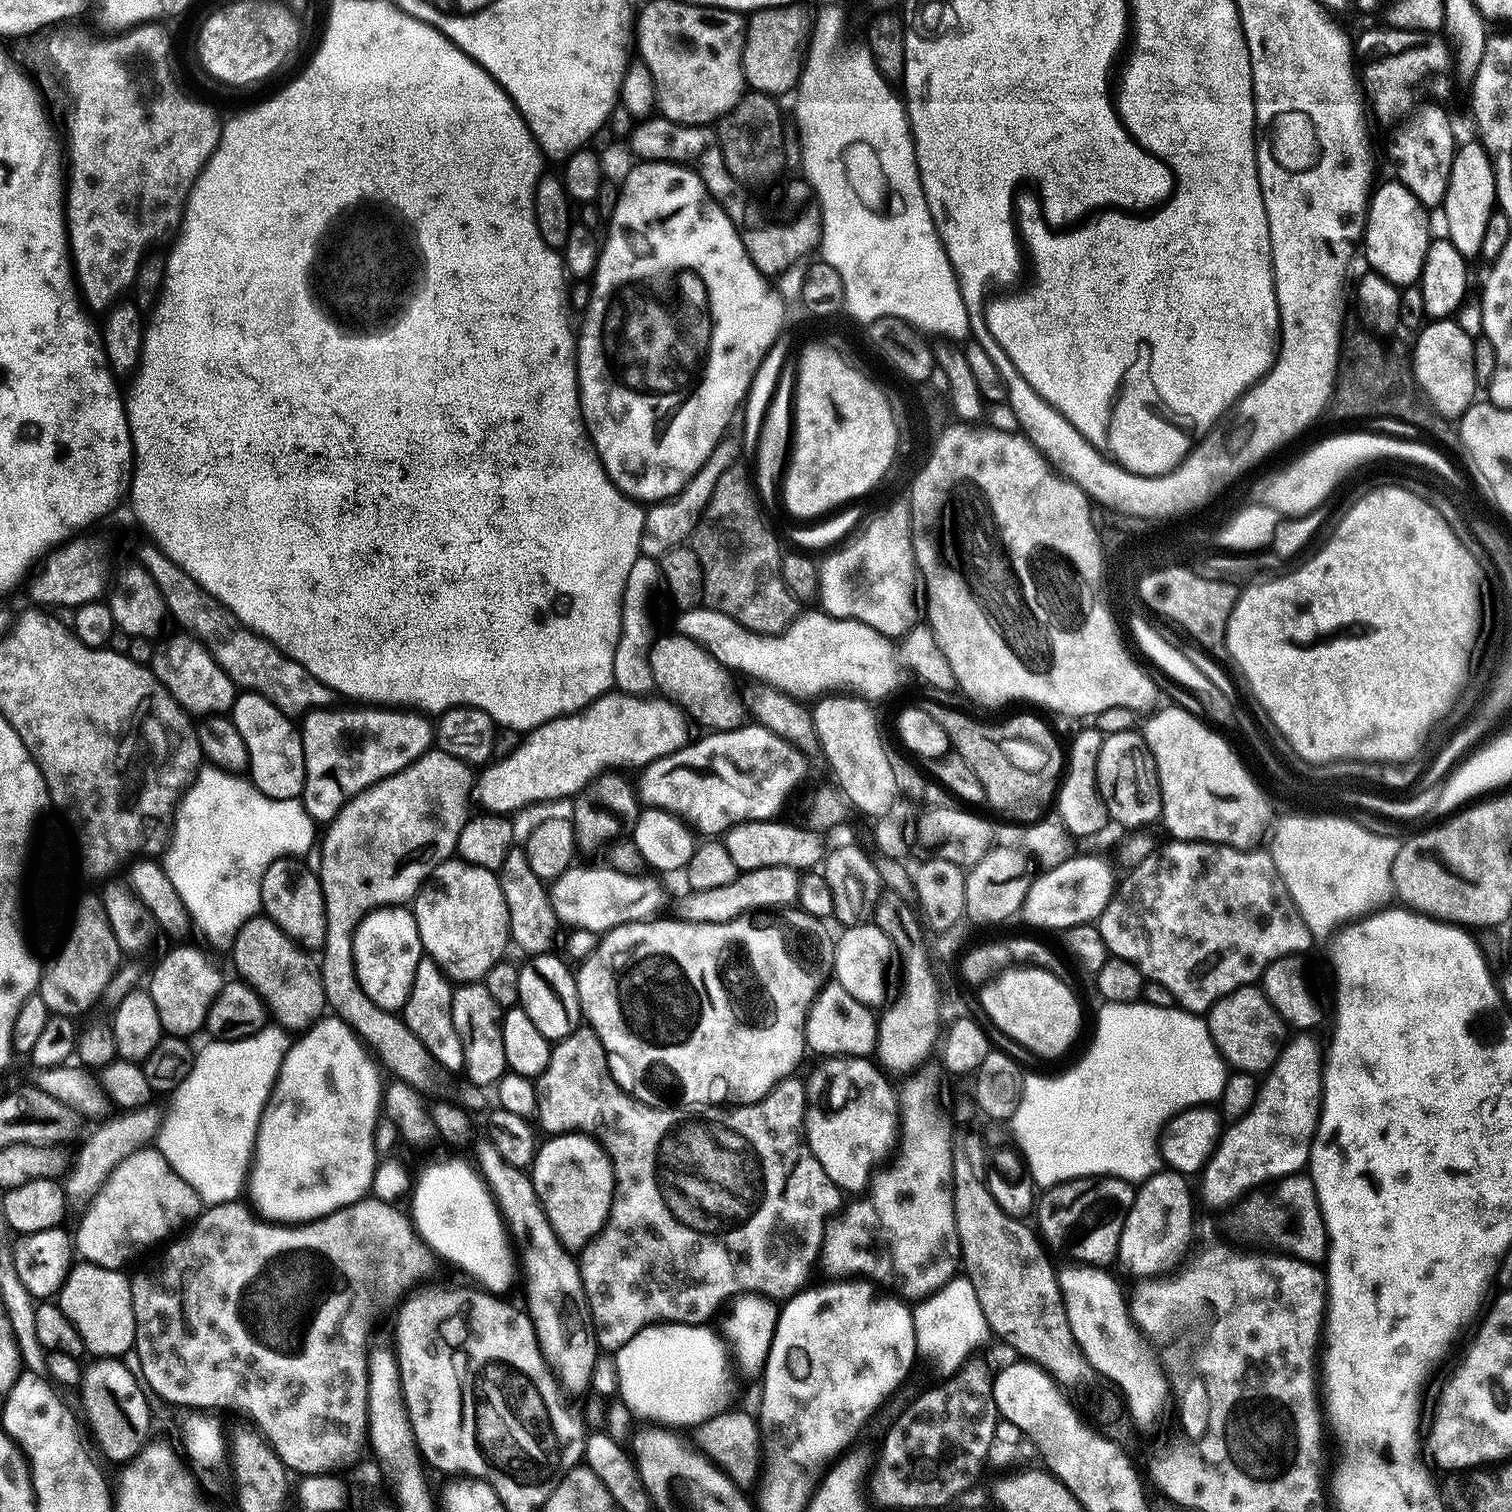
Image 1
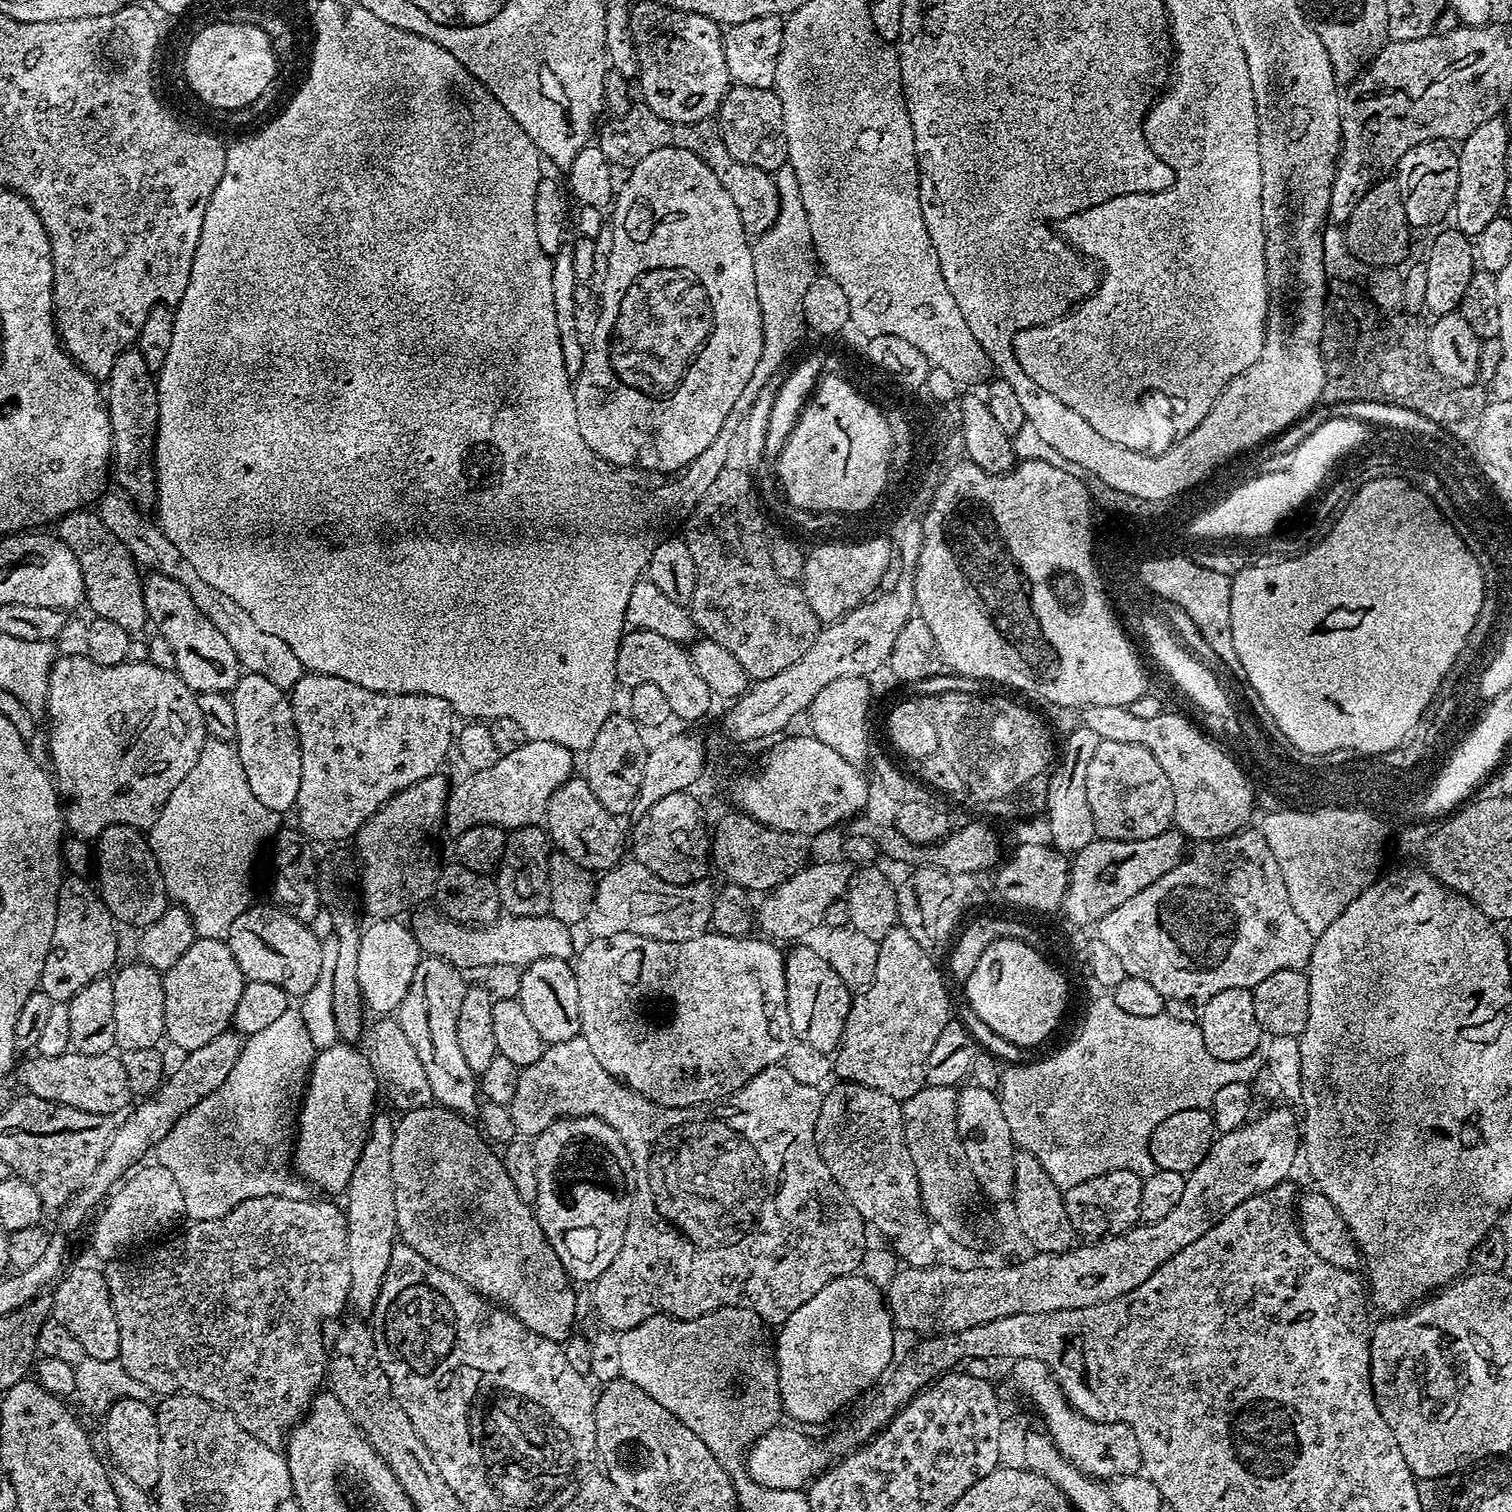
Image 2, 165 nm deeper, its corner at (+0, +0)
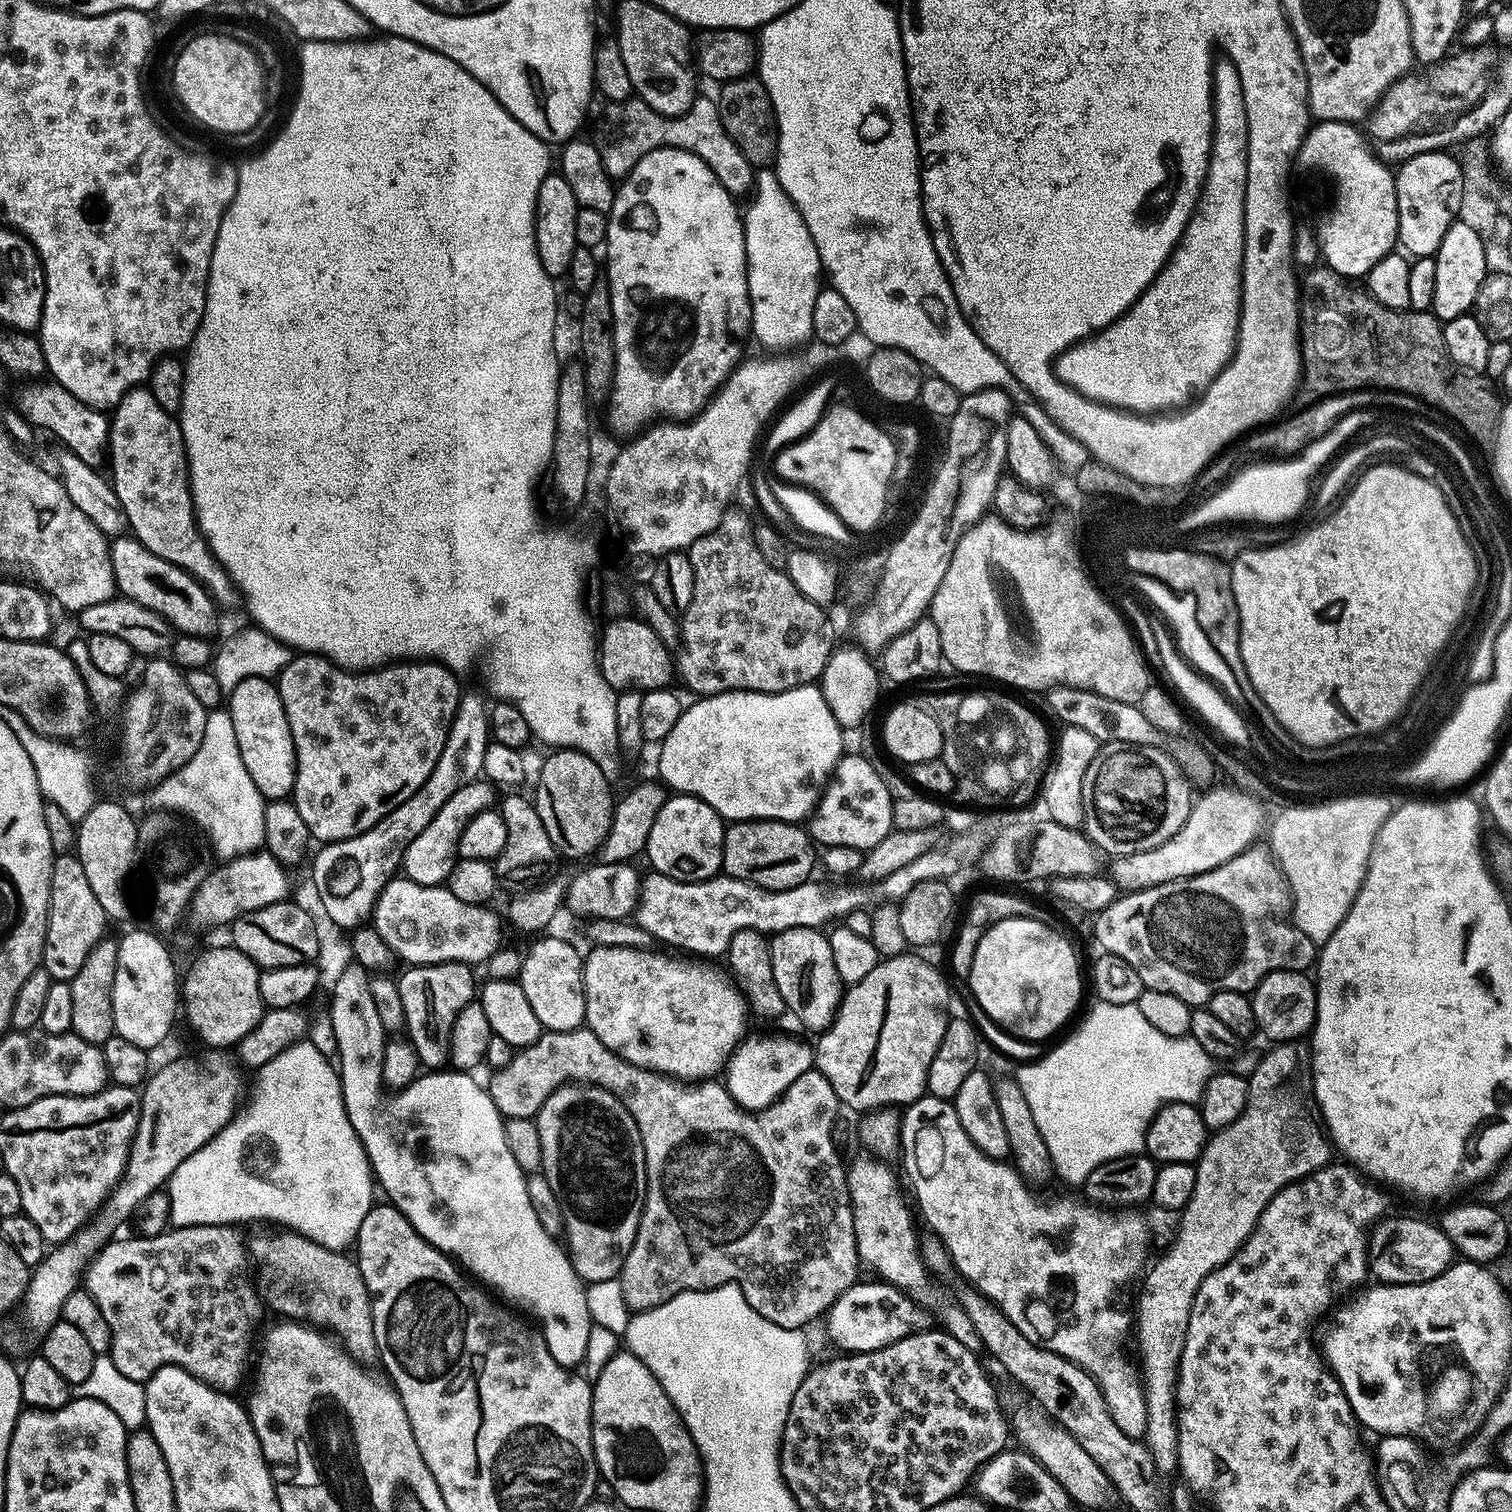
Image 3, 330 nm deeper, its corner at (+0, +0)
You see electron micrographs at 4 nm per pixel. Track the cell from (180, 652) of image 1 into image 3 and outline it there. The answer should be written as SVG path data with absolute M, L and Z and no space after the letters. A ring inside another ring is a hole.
M121 534L111 541L108 553L119 595L154 610L177 633L185 636L211 637L216 628L218 605L203 584L189 572L158 558L131 534Z

